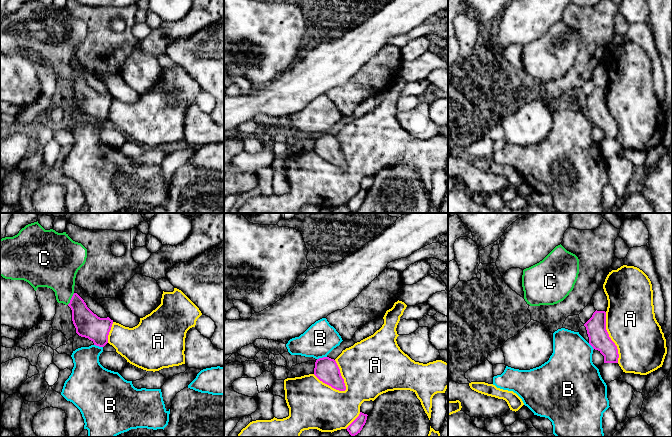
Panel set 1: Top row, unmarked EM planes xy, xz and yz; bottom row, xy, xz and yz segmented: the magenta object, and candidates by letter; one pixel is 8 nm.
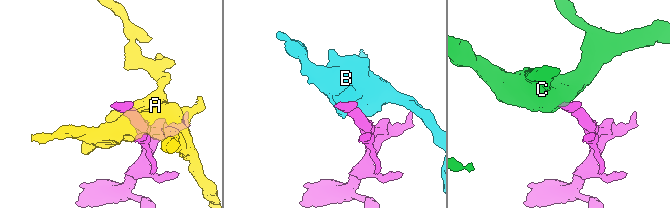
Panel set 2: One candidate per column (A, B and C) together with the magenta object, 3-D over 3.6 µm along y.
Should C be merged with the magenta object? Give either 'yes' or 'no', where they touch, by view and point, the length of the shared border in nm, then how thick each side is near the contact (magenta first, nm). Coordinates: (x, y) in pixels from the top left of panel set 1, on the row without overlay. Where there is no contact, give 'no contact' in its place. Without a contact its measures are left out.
yes; contact xy (71, 75); length 110 nm; calibres 200 and 300 nm

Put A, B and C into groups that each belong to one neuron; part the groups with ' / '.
A / B / C

